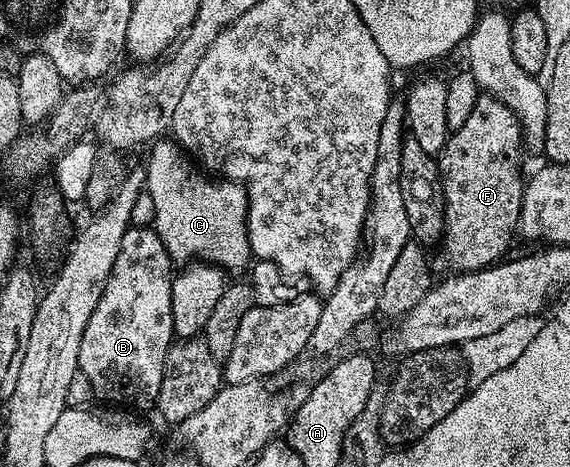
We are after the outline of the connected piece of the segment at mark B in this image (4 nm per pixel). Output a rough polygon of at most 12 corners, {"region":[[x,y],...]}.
{"region":[[131,227],[77,368],[98,402],[156,406],[174,262]]}

